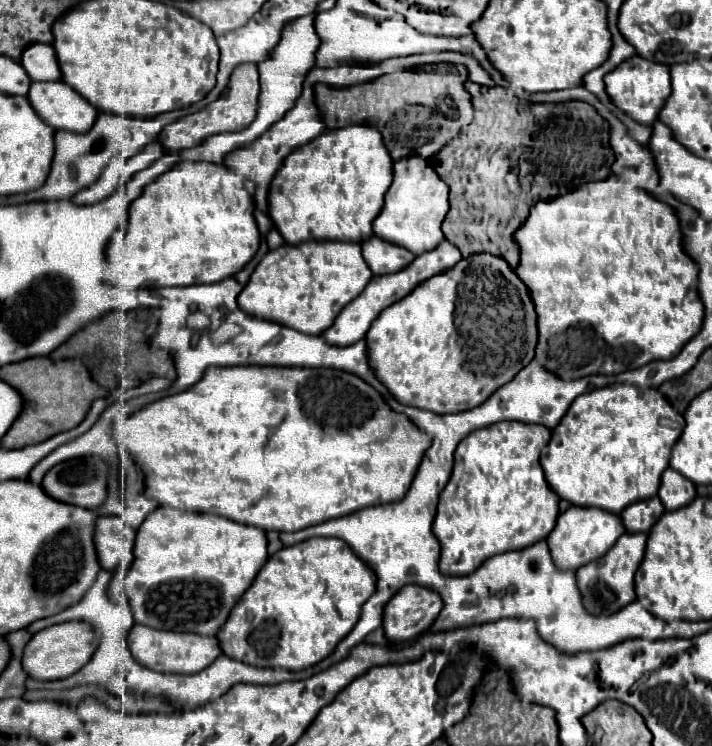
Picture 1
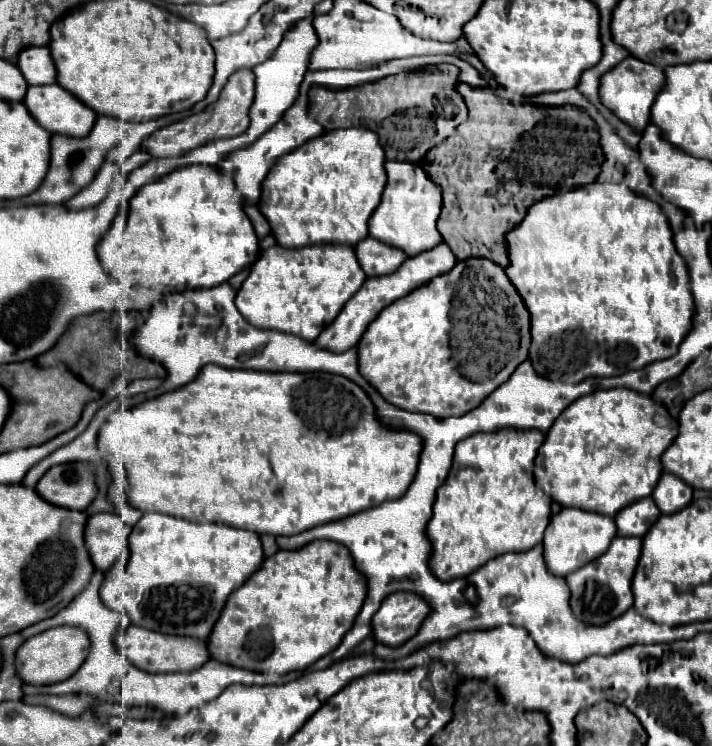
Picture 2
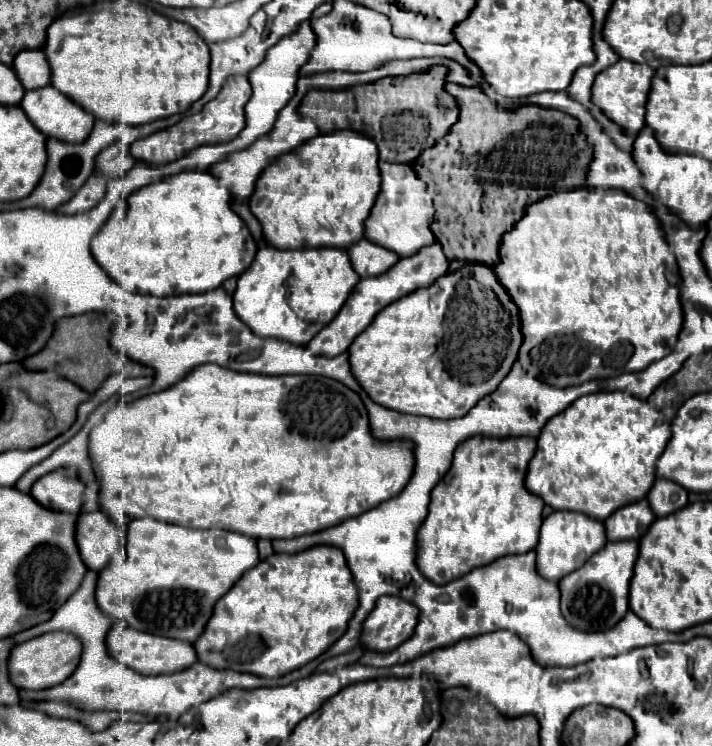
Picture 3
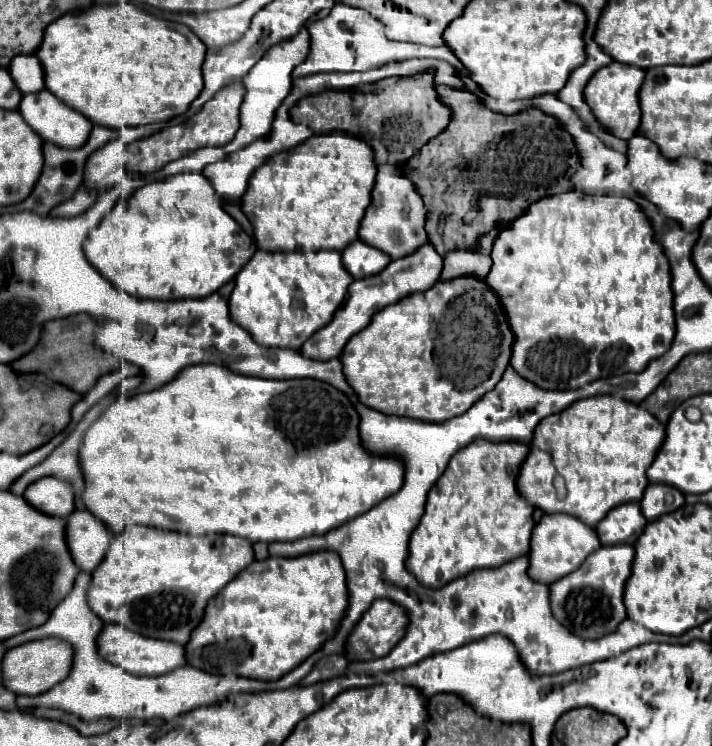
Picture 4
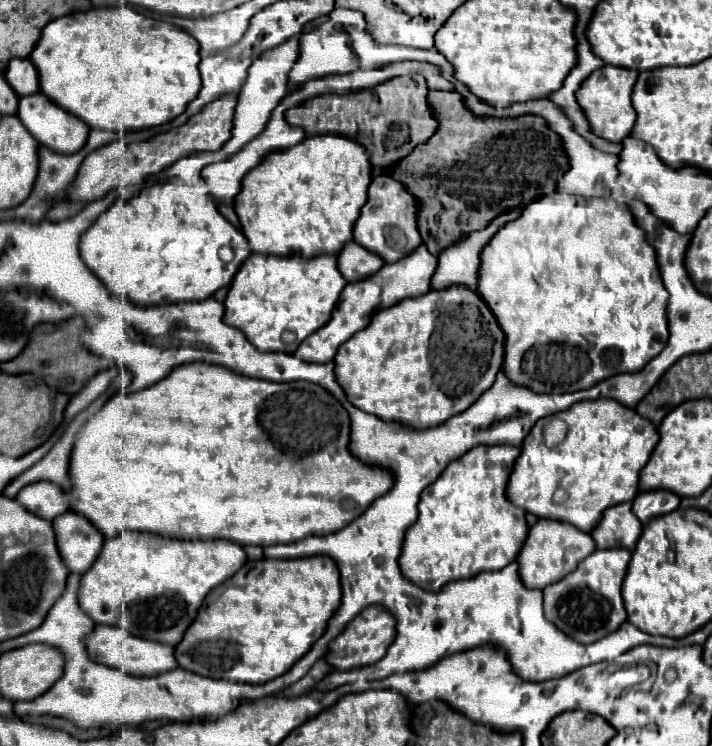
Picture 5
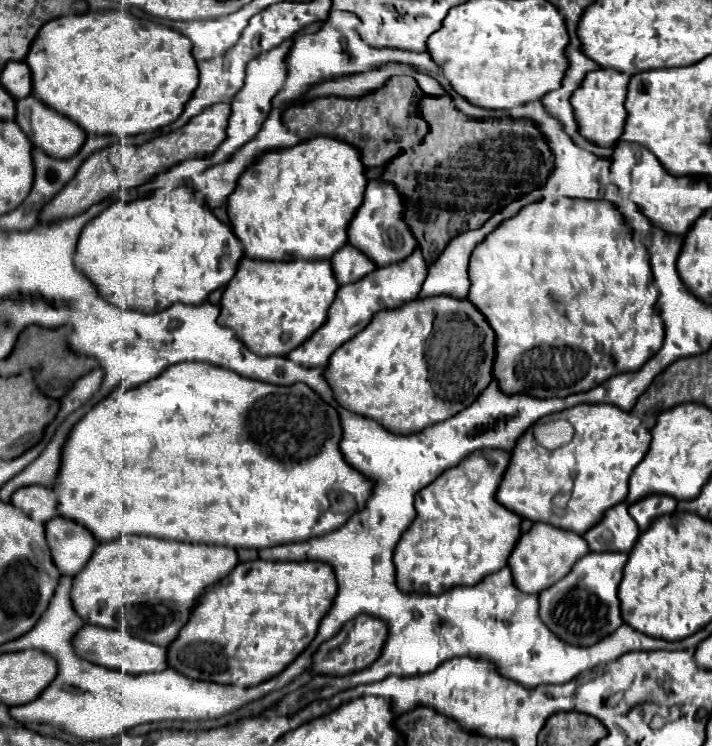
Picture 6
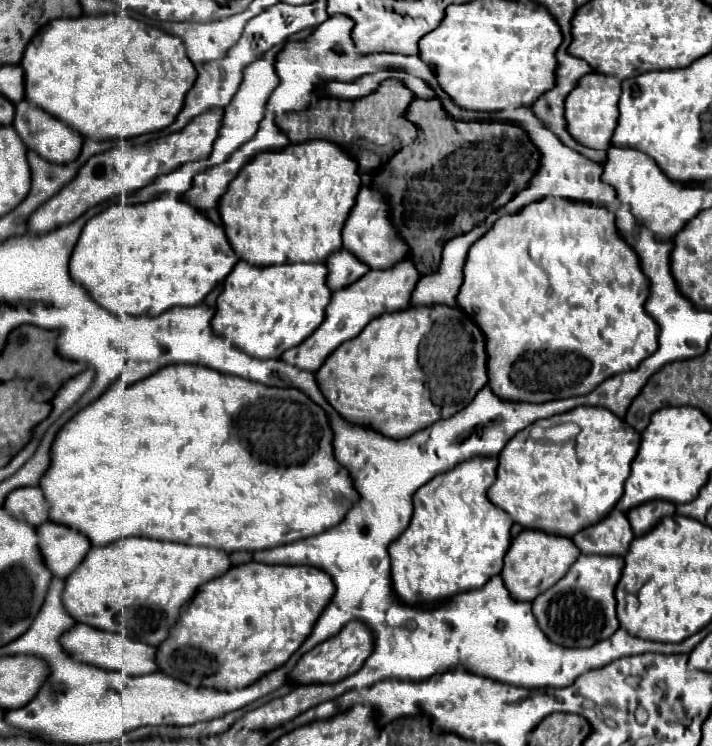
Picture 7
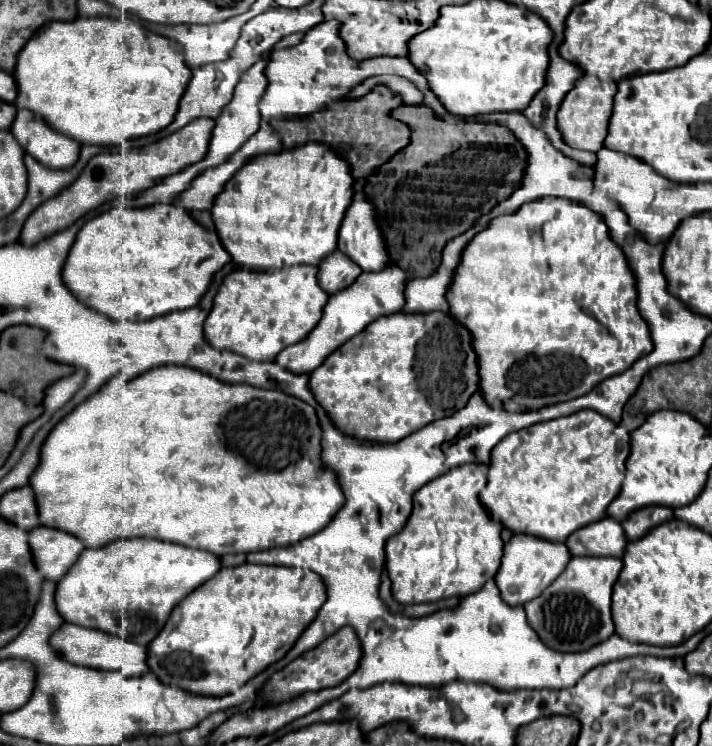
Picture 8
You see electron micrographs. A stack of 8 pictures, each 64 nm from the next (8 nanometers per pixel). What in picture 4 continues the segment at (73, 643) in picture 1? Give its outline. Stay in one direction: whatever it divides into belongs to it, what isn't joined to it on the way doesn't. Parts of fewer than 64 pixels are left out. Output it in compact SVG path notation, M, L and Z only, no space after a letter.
M34 640L22 646L16 646L4 654L2 660L2 684L12 690L16 696L36 696L56 686L64 676L68 676L72 664L72 648L62 640Z

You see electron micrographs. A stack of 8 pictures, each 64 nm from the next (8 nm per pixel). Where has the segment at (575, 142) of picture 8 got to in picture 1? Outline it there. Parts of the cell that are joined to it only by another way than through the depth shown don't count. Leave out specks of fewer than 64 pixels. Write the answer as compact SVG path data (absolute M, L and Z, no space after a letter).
M632 56L626 62L622 62L616 70L608 72L604 76L604 84L606 84L606 94L610 96L612 104L642 126L650 126L656 120L660 112L660 104L664 104L664 100L670 96L668 66L656 64L652 60L644 60L640 56Z

